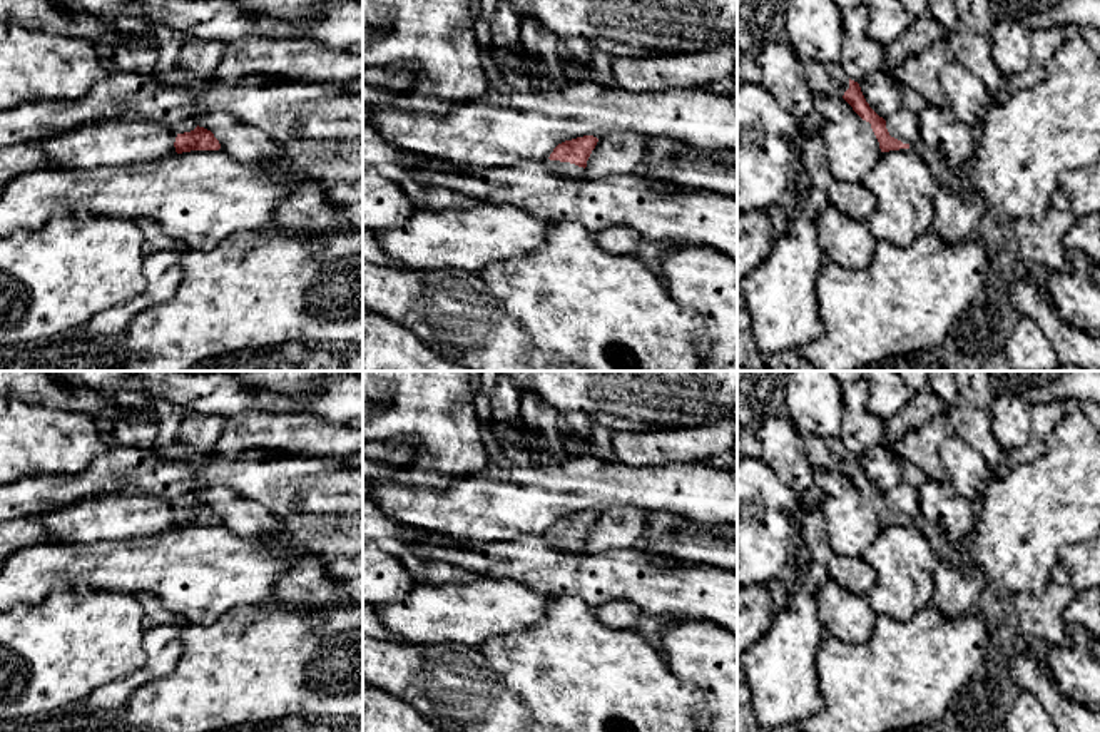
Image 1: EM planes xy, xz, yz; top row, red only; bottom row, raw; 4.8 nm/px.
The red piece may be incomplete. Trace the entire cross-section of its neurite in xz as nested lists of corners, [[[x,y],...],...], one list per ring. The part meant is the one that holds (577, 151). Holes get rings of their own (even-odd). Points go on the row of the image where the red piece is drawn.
[[[583,135],[558,144],[545,160],[547,170],[572,182],[588,180],[585,167],[597,142],[597,137]]]

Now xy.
[[[187,119],[172,127],[177,135],[174,147],[177,154],[191,150],[219,150],[221,144],[214,134],[197,125],[197,119]]]

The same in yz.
[[[806,58],[802,60],[802,67],[807,84],[816,95],[843,97],[863,120],[871,124],[881,152],[913,149],[929,167],[938,187],[943,187],[955,196],[965,194],[961,179],[921,139],[911,144],[903,144],[889,135],[886,120],[869,107],[859,84],[851,80],[839,64],[819,64]]]

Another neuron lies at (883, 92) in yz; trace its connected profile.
[[[884,70],[869,74],[859,87],[869,107],[884,120],[901,109],[901,85]]]

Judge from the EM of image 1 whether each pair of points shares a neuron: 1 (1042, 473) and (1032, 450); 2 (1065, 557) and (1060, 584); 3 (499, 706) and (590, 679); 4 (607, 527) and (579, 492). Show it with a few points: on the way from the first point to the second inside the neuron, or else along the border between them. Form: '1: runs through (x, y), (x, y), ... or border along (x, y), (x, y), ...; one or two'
1: border along (1057, 426), (1040, 457), (1017, 465); two
2: border along (1067, 575), (1077, 590); two
3: border along (493, 670), (534, 714); two
4: border along (637, 508), (606, 508), (599, 513); two

